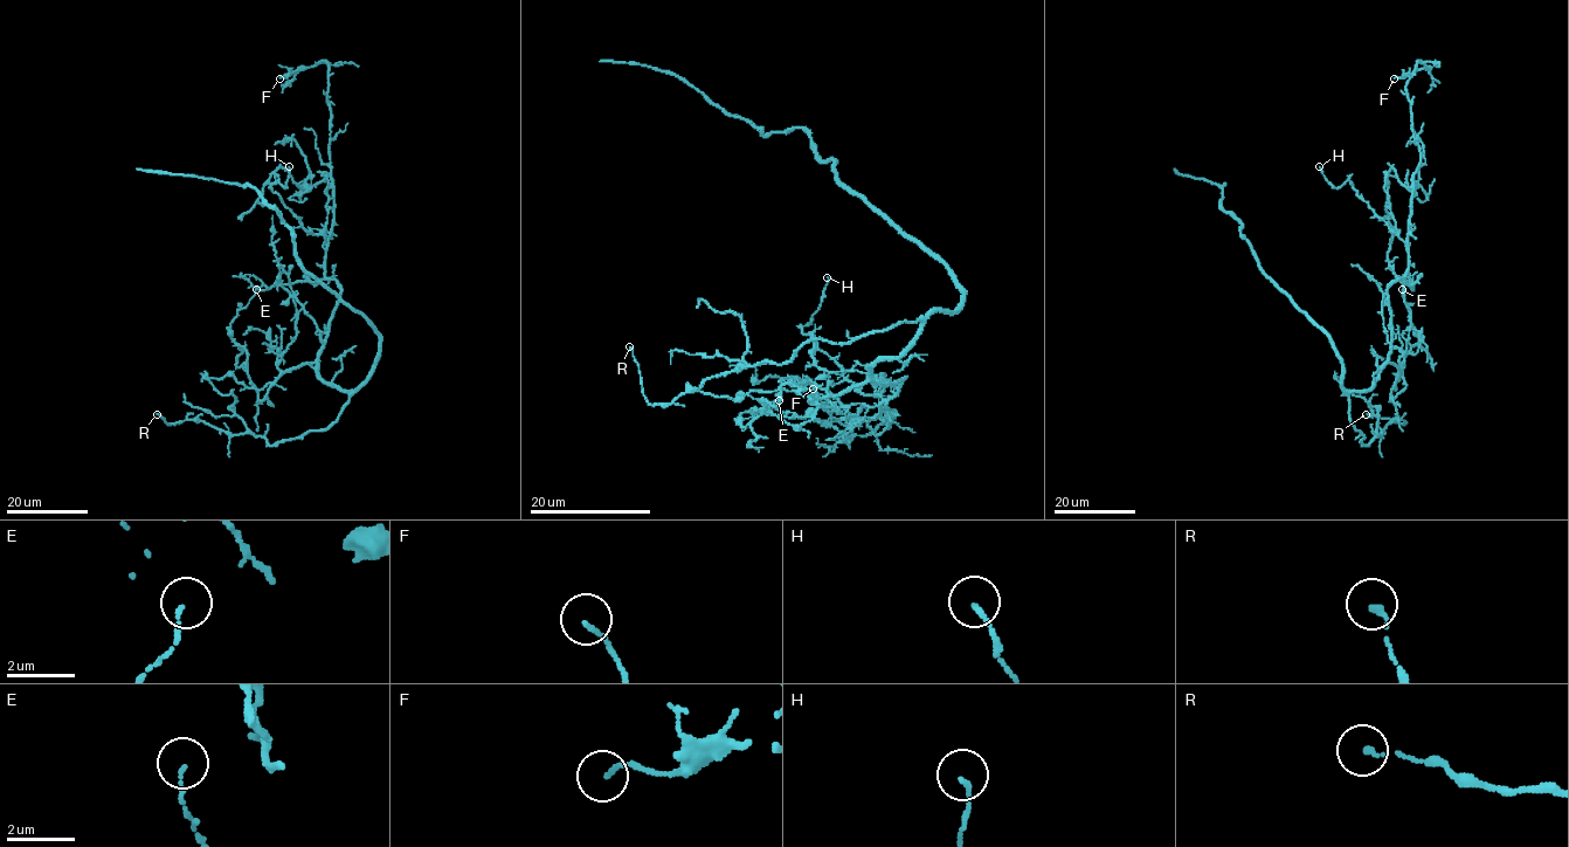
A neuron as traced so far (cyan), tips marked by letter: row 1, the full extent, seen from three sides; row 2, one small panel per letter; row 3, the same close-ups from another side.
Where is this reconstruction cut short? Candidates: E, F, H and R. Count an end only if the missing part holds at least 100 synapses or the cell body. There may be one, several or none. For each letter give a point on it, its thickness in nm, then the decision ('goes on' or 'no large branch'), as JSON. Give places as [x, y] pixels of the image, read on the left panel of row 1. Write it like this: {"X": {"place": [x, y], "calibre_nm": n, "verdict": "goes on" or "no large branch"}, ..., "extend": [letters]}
{"E": {"place": [256, 289], "calibre_nm": 80, "verdict": "no large branch"}, "F": {"place": [280, 78], "calibre_nm": 110, "verdict": "no large branch"}, "H": {"place": [289, 166], "calibre_nm": 120, "verdict": "no large branch"}, "R": {"place": [157, 414], "calibre_nm": 160, "verdict": "no large branch"}, "extend": []}

